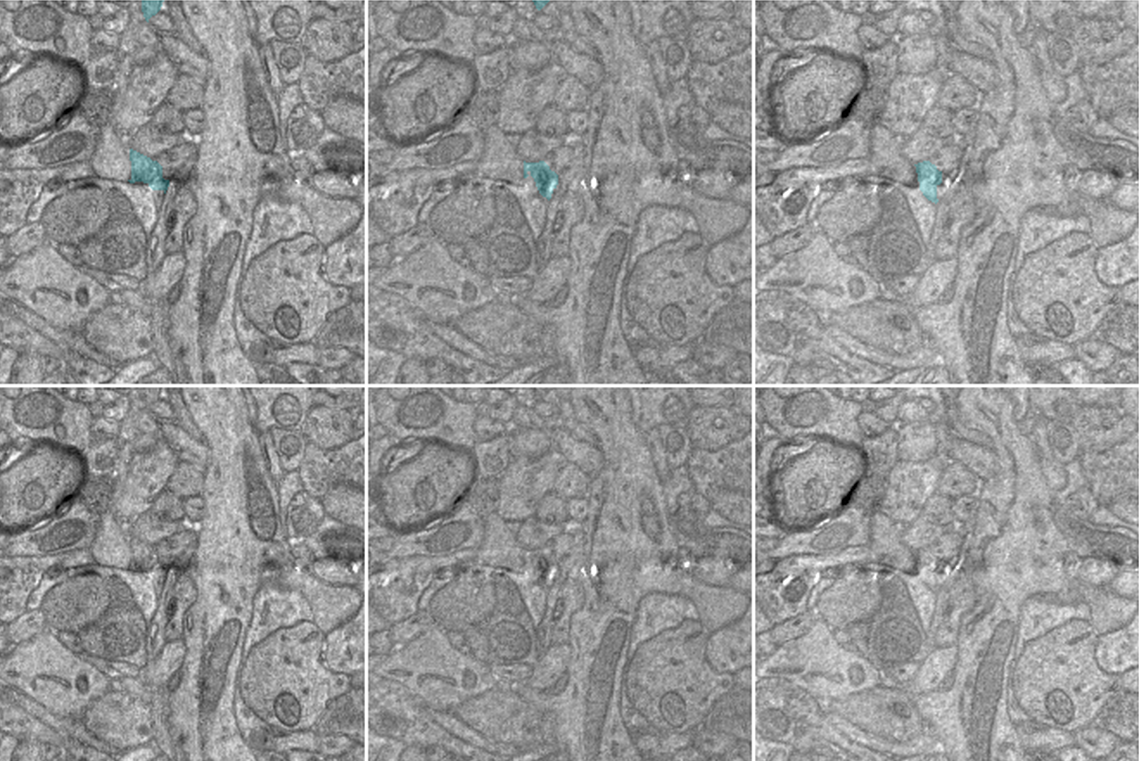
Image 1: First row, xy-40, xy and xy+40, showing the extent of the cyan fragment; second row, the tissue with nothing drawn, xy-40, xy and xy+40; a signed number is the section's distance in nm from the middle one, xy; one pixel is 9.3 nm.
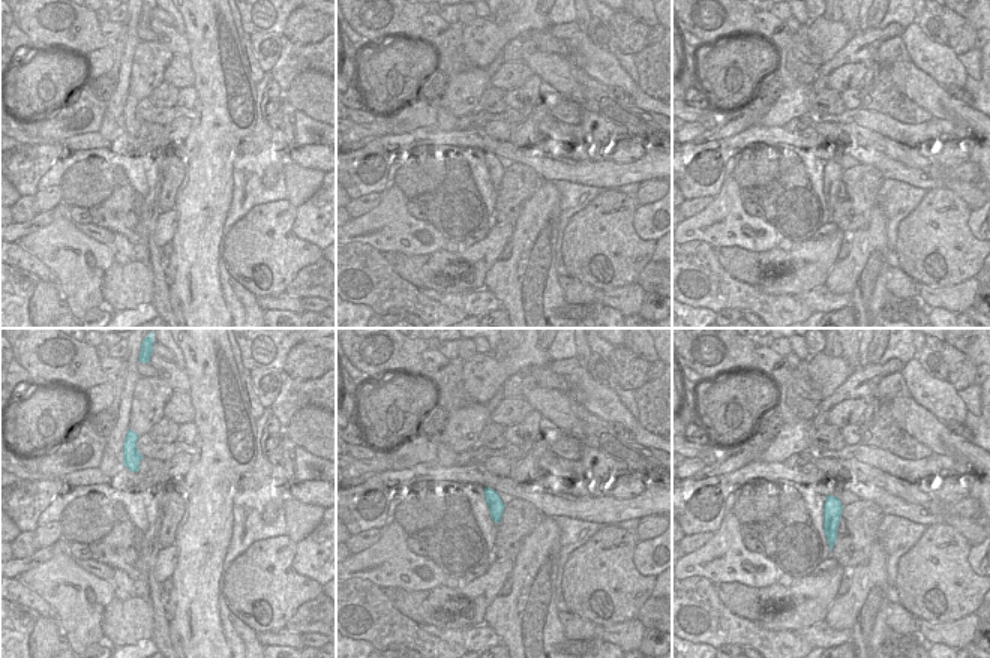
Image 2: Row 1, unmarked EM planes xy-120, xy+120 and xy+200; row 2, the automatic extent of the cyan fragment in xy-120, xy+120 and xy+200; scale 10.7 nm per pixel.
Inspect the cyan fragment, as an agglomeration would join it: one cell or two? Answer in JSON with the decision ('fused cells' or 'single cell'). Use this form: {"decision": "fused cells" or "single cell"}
{"decision": "single cell"}

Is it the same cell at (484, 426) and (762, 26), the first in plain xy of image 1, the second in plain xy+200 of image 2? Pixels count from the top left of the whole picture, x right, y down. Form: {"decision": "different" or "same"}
{"decision": "same"}

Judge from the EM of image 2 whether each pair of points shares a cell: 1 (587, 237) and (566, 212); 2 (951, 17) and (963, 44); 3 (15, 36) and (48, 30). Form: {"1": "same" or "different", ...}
{"1": "different", "2": "same", "3": "different"}

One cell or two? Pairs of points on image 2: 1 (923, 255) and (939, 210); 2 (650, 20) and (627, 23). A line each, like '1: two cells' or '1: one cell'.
1: one cell
2: two cells

